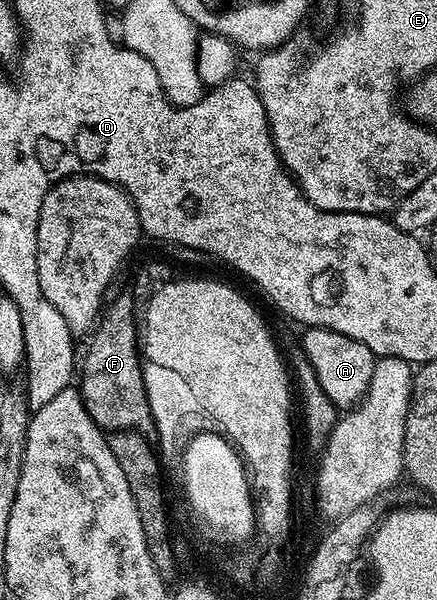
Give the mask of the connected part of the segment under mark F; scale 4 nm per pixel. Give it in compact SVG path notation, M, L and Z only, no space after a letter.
M131 292L117 295L112 302L110 299L109 305L102 311L97 329L90 335L92 338L87 346L87 355L84 358L82 355L77 389L89 416L99 425L100 430L135 430L139 434L151 436L155 434L155 421L147 399L148 379L143 378L144 363L137 341L135 306L137 299Z

